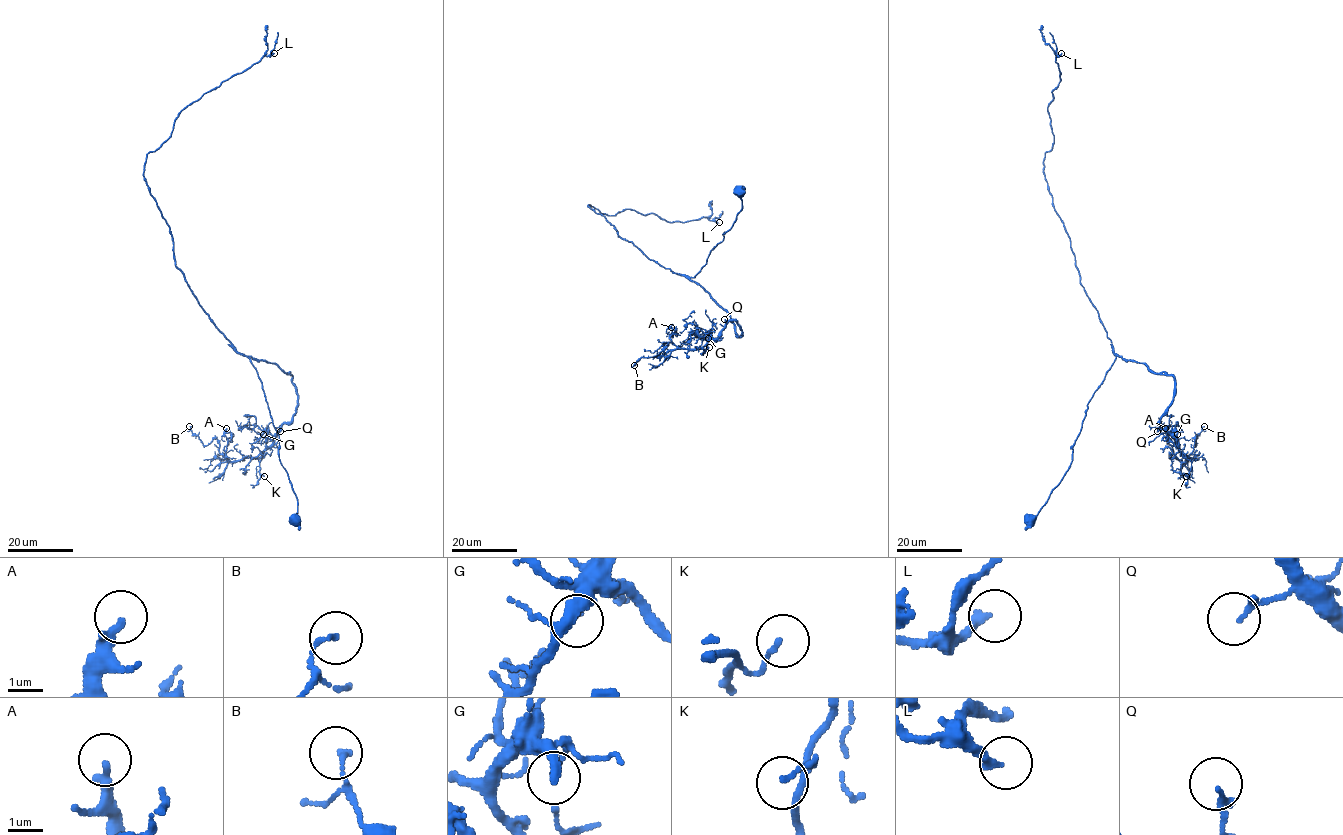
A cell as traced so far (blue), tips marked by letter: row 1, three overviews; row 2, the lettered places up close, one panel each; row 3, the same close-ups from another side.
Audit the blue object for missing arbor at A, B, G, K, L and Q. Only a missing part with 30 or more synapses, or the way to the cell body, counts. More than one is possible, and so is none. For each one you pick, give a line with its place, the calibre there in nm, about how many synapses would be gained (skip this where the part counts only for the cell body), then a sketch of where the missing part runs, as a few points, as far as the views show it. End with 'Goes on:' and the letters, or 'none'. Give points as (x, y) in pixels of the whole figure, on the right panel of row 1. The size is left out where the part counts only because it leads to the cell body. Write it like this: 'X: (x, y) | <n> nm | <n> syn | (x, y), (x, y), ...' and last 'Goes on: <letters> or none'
L: (1061, 53) | 200 nm | 30 syn | (1061, 53), (1060, 37), (1077, 30), (1083, 19)
Goes on: L

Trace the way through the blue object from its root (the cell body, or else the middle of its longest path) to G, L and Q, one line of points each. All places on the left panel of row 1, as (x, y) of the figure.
G: (194, 297), (239, 352), (275, 363), (292, 376), (296, 413), (274, 435), (266, 430), (263, 434)
L: (194, 297), (176, 265), (170, 227), (144, 177), (146, 155), (169, 137), (174, 120), (183, 109), (274, 53)
Q: (194, 297), (215, 327), (239, 352), (275, 363), (292, 376), (297, 395), (296, 413), (280, 431)

